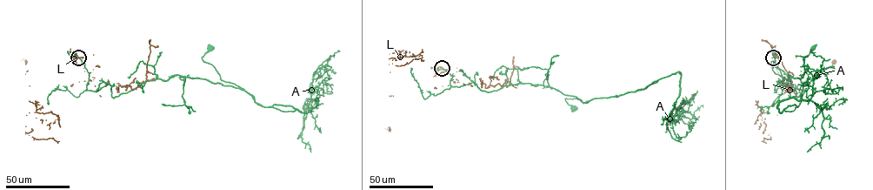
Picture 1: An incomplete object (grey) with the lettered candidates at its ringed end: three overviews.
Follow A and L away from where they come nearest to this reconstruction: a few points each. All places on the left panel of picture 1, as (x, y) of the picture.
A: (76, 57), (88, 90), (109, 84), (113, 98), (176, 75), (243, 90), (202, 59), (209, 47)
L: (78, 57), (72, 55), (95, 78), (95, 86), (117, 92), (119, 84), (136, 89), (146, 79), (150, 39)

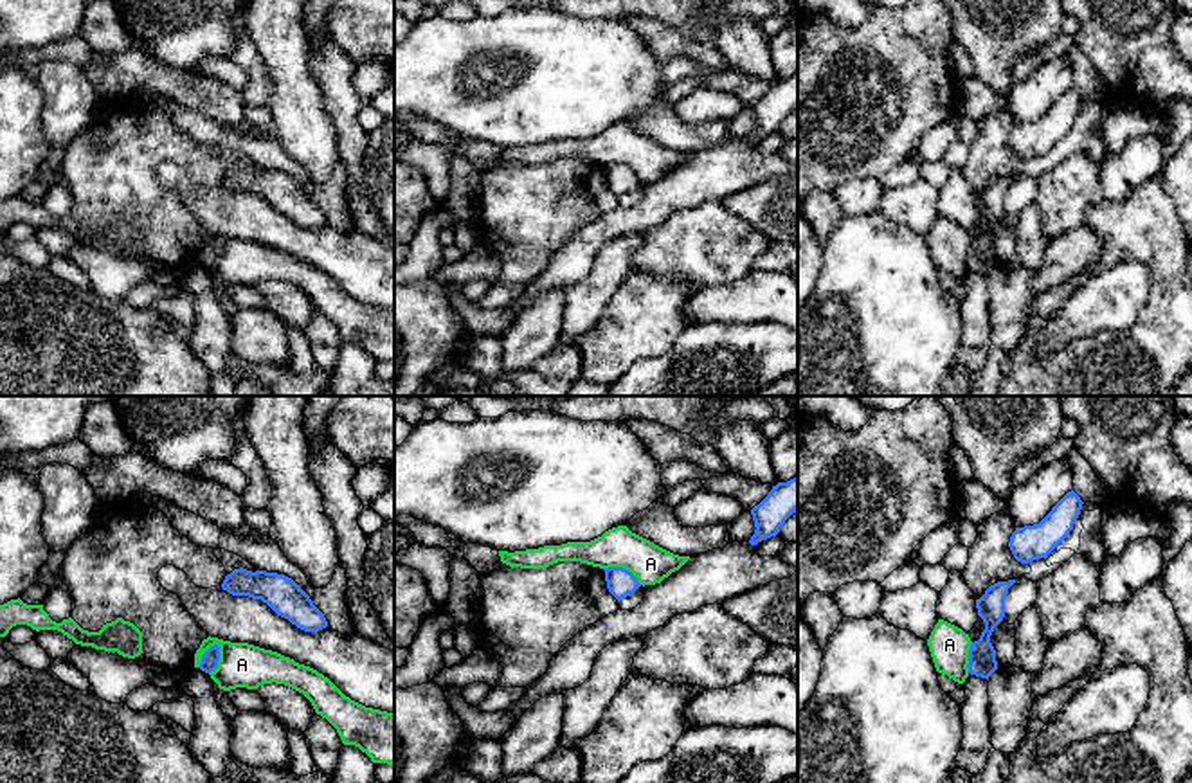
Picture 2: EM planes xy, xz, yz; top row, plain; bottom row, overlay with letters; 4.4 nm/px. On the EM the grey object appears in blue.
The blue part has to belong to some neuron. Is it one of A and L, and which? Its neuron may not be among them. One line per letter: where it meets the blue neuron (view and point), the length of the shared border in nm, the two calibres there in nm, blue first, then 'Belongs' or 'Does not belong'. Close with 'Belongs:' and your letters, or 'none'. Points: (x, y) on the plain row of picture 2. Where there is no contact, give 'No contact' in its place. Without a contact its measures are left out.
A: Touches blue at xy (204, 251). Shared border 150 nm. Thickness 80 nm (blue) against 200 nm. Does not belong
L: No contact. Does not belong
Belongs: none

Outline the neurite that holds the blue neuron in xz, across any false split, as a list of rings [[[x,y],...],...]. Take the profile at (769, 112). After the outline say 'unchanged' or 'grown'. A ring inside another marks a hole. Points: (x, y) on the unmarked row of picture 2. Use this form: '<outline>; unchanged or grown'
[[[798,72],[787,79],[778,79],[767,94],[751,106],[754,117],[754,131],[749,140],[776,133],[785,117],[798,108]]]; unchanged

